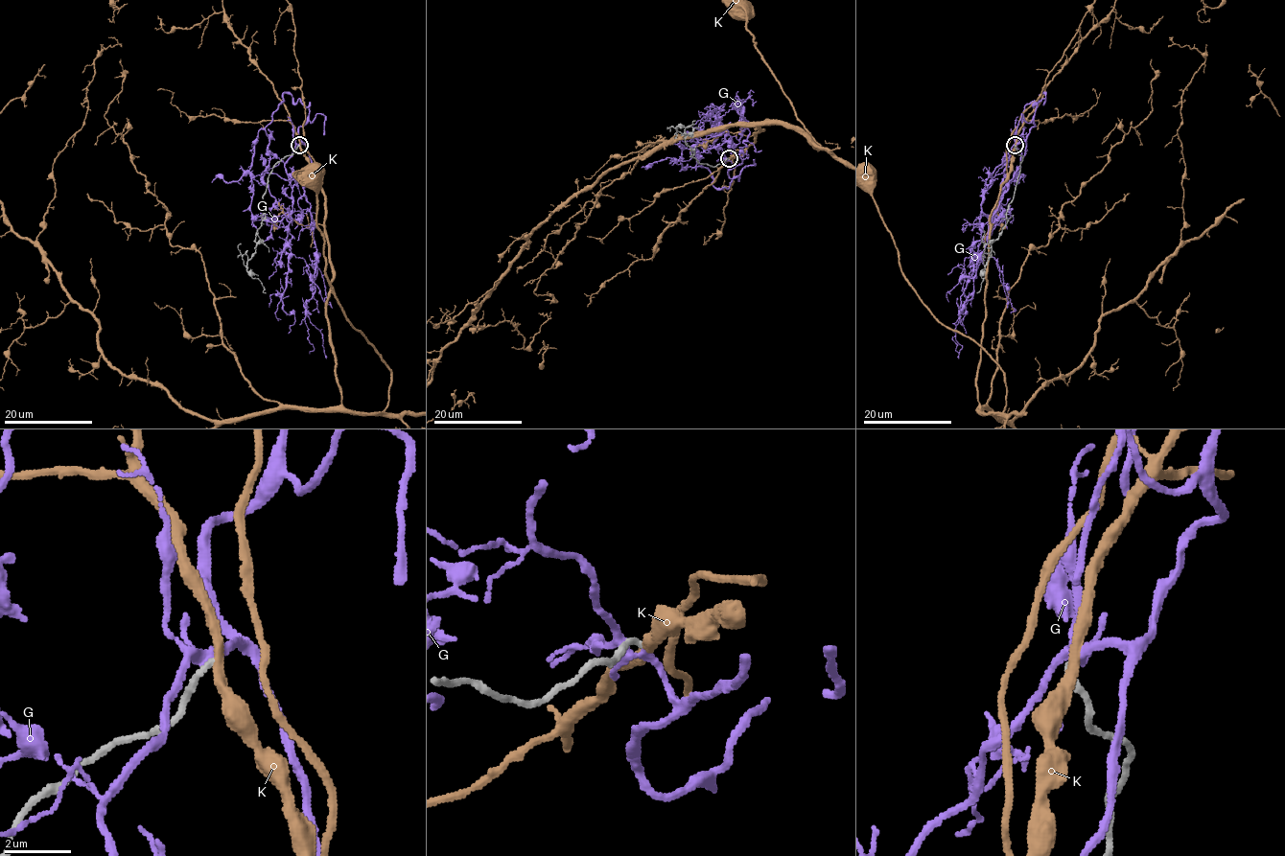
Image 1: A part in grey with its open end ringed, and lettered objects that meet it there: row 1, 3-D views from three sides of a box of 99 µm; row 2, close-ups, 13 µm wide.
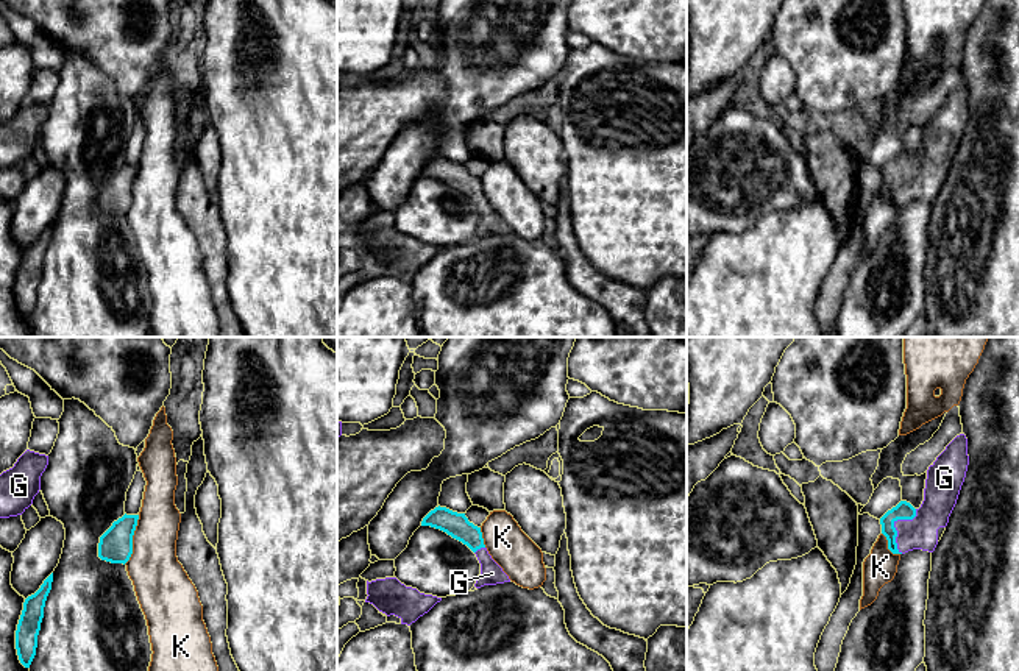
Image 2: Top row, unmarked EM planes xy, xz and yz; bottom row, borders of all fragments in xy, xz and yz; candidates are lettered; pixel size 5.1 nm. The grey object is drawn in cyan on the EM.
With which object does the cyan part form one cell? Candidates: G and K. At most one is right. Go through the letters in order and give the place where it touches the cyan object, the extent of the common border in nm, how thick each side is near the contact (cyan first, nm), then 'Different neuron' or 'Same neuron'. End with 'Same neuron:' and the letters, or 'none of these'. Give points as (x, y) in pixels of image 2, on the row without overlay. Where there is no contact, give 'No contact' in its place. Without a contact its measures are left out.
G: Touches cyan at yz (893, 175). Shared border 240 nm. Thickness 100 nm (cyan) against 170 nm. Same neuron
K: Touches cyan at xy (131, 191). Shared border 260 nm. Thickness 180 nm (cyan) against 280 nm. Different neuron
Same neuron: G

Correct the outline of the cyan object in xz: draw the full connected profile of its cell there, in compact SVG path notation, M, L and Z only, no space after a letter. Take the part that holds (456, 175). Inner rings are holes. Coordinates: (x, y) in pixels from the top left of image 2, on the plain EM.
M438 156L423 169L421 176L431 176L446 183L476 204L481 214L481 225L474 234L476 239L510 233L509 226L488 204L481 178L470 173L465 164L457 164Z

